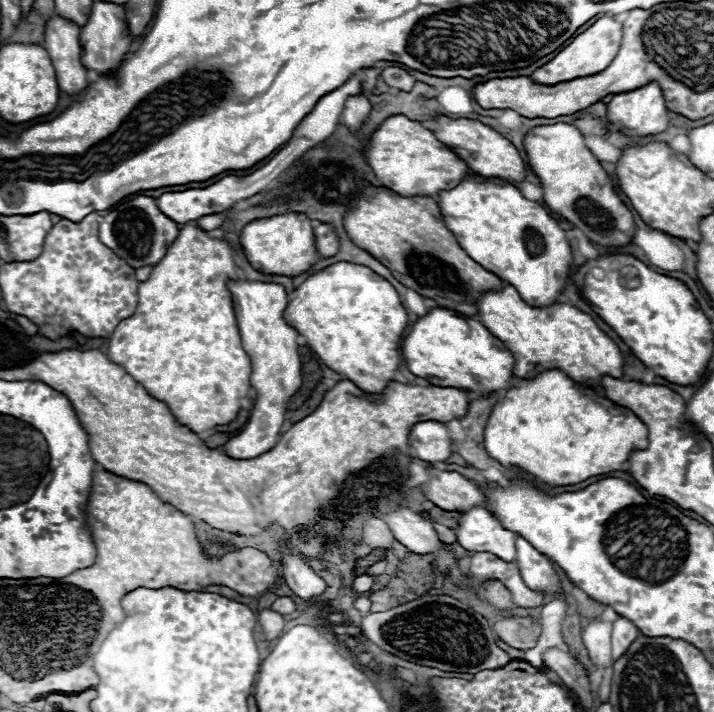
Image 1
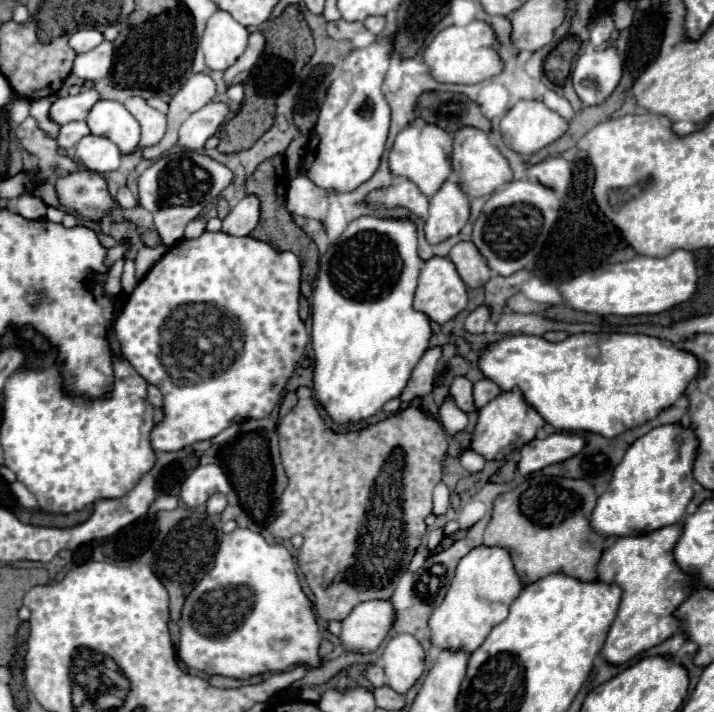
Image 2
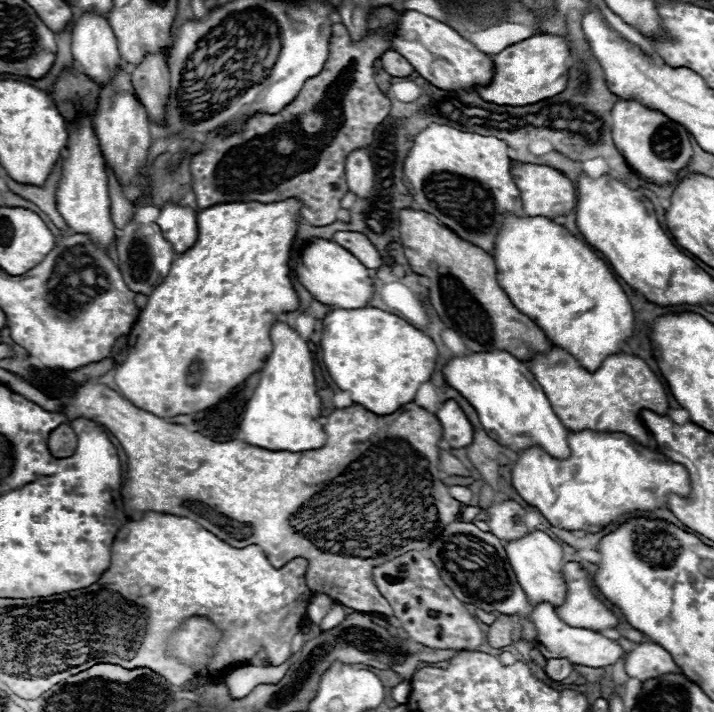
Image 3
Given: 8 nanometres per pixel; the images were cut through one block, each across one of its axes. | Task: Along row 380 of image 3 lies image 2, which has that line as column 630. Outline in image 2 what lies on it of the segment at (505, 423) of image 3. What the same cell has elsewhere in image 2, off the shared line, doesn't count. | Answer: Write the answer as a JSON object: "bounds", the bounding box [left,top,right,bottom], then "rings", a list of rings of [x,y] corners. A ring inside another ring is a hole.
{"bounds":[590,424,696,538],"rings":[[[678,424],[658,426],[636,440],[614,470],[608,490],[598,498],[590,516],[590,526],[604,538],[640,536],[680,522],[692,498],[692,464],[696,456],[696,436]]]}

